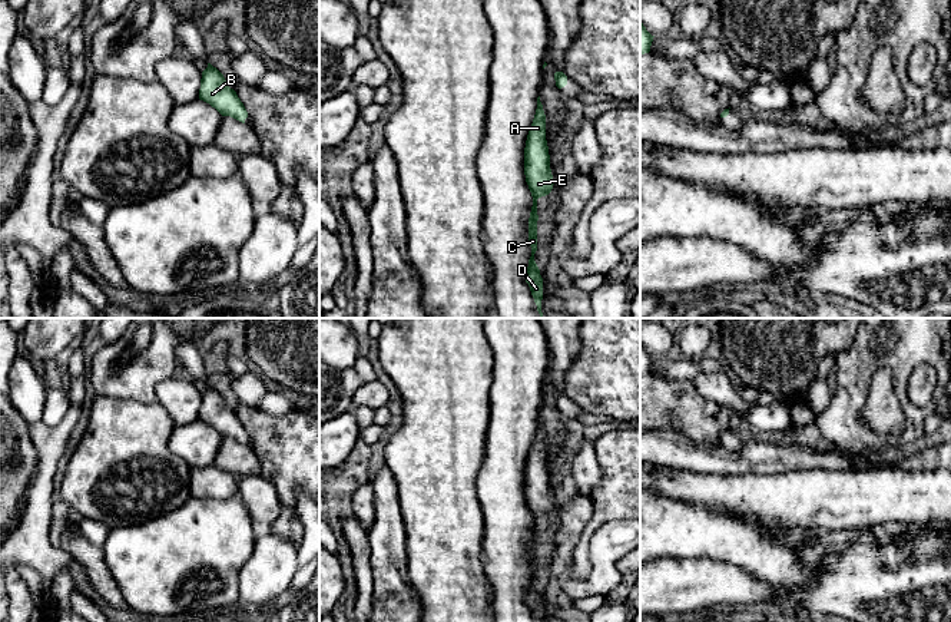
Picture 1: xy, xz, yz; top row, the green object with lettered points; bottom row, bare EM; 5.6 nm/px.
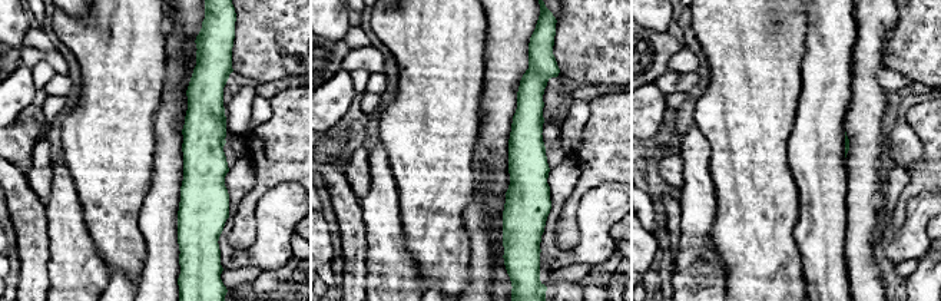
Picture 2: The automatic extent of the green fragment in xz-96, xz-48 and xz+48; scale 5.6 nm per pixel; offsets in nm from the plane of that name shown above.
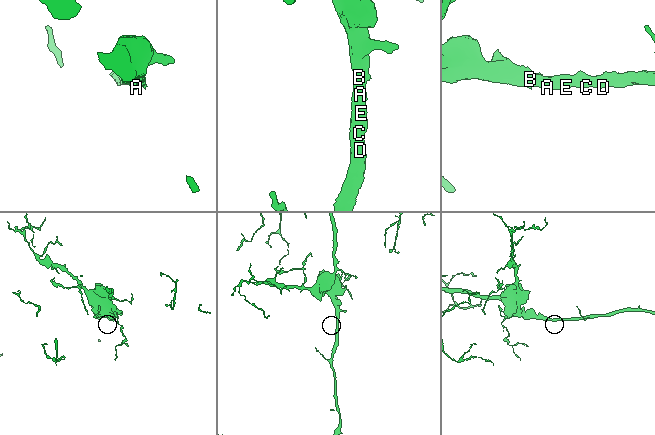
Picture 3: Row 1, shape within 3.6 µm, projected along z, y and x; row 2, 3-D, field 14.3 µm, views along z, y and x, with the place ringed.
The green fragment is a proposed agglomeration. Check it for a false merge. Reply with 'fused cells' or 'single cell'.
single cell

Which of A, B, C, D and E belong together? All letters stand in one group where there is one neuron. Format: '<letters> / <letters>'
A B C D E

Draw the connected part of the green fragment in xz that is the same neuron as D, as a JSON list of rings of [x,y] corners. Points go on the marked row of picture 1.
[[[540,96],[537,97],[536,115],[528,130],[524,148],[524,175],[533,196],[533,206],[528,218],[528,242],[531,247],[531,257],[528,259],[528,267],[526,269],[526,282],[530,287],[540,318],[543,318],[541,312],[543,278],[534,261],[534,254],[537,251],[537,221],[539,221],[537,199],[551,192],[554,179],[550,169],[550,155],[546,140],[546,115],[543,110],[543,105],[540,102]]]

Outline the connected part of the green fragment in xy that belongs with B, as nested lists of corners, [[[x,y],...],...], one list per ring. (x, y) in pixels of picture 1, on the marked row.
[[[211,63],[202,72],[199,99],[209,103],[222,116],[231,116],[242,123],[248,118],[248,112],[236,92],[229,87],[223,75]]]

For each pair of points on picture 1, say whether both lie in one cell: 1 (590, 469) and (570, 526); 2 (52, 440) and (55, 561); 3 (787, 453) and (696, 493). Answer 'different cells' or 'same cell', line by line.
1: different cells
2: same cell
3: different cells

